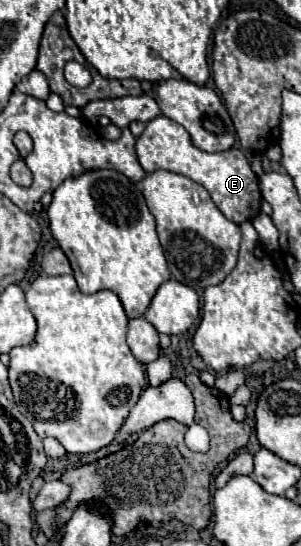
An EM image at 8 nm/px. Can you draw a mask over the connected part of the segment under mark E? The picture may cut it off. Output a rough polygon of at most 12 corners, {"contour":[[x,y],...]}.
{"contour":[[156,116],[136,138],[144,172],[188,176],[236,224],[262,194],[236,148],[210,154]]}

